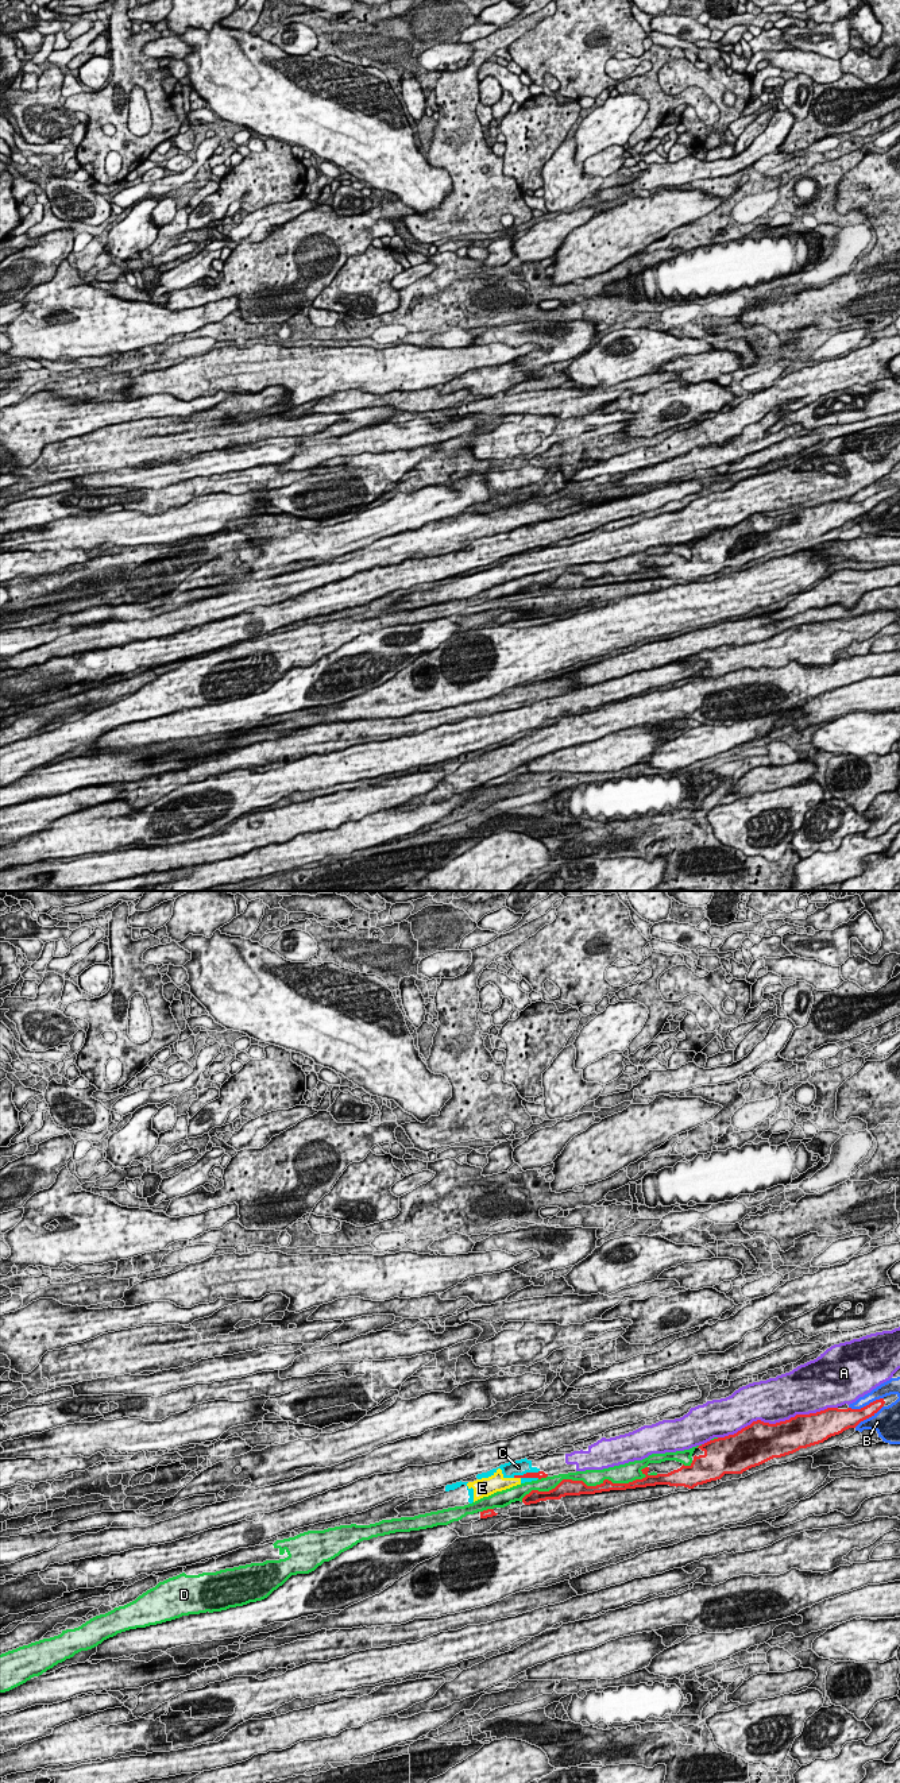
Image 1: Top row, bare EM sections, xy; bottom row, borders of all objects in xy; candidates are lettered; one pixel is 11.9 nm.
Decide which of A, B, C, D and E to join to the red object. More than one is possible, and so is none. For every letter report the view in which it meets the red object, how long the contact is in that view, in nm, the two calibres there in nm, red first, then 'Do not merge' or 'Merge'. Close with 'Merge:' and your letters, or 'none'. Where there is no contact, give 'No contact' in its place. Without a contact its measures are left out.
A: Touches red in xy. Shared border 1450 nm. Thickness 420 nm (red) against 480 nm. Do not merge
B: Touches red in xy. Shared border 440 nm. Thickness 220 nm (red) against 240 nm. Do not merge
C: Touches red in xy. Shared border 340 nm. Thickness 90 nm (red) against 190 nm. Do not merge
D: Touches red in xy. Shared border 1650 nm. Thickness 190 nm (red) against 190 nm. Do not merge
E: Touches red in xy. Shared border 80 nm. Thickness 60 nm (red) against 200 nm. Do not merge
Merge: none

